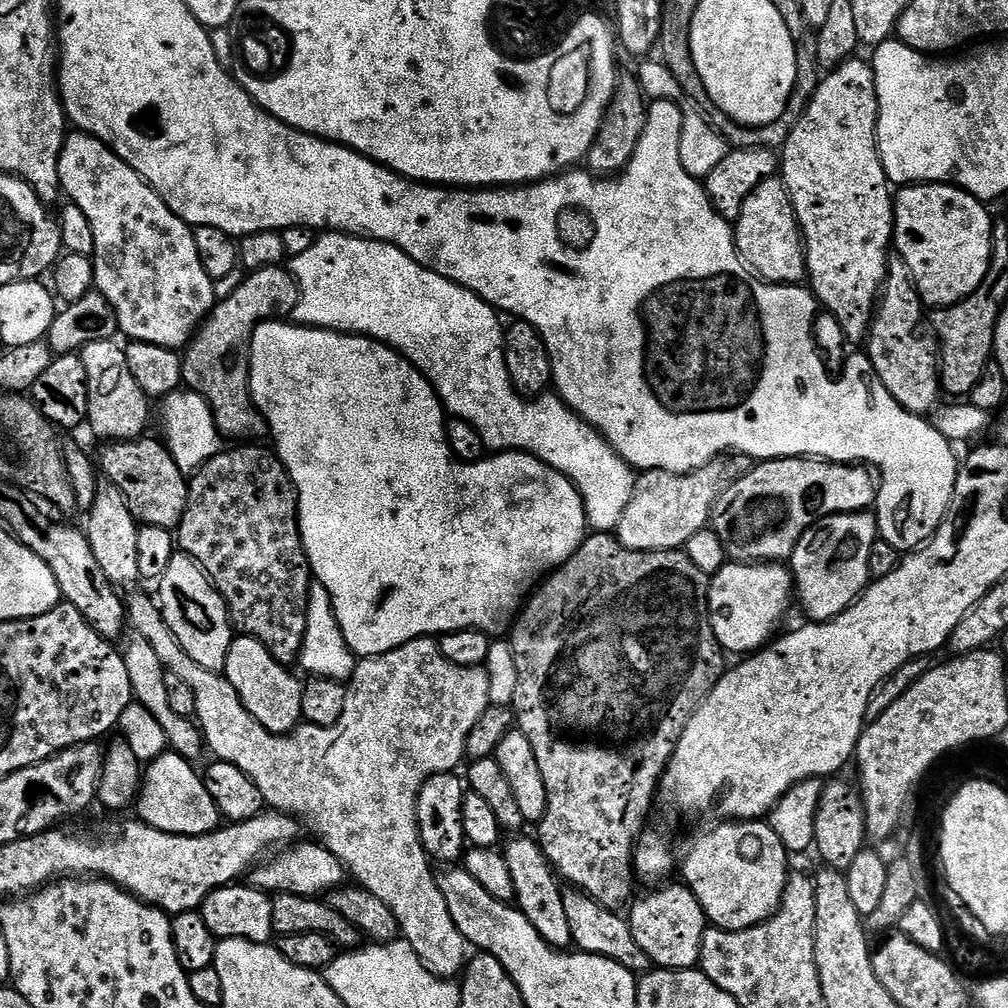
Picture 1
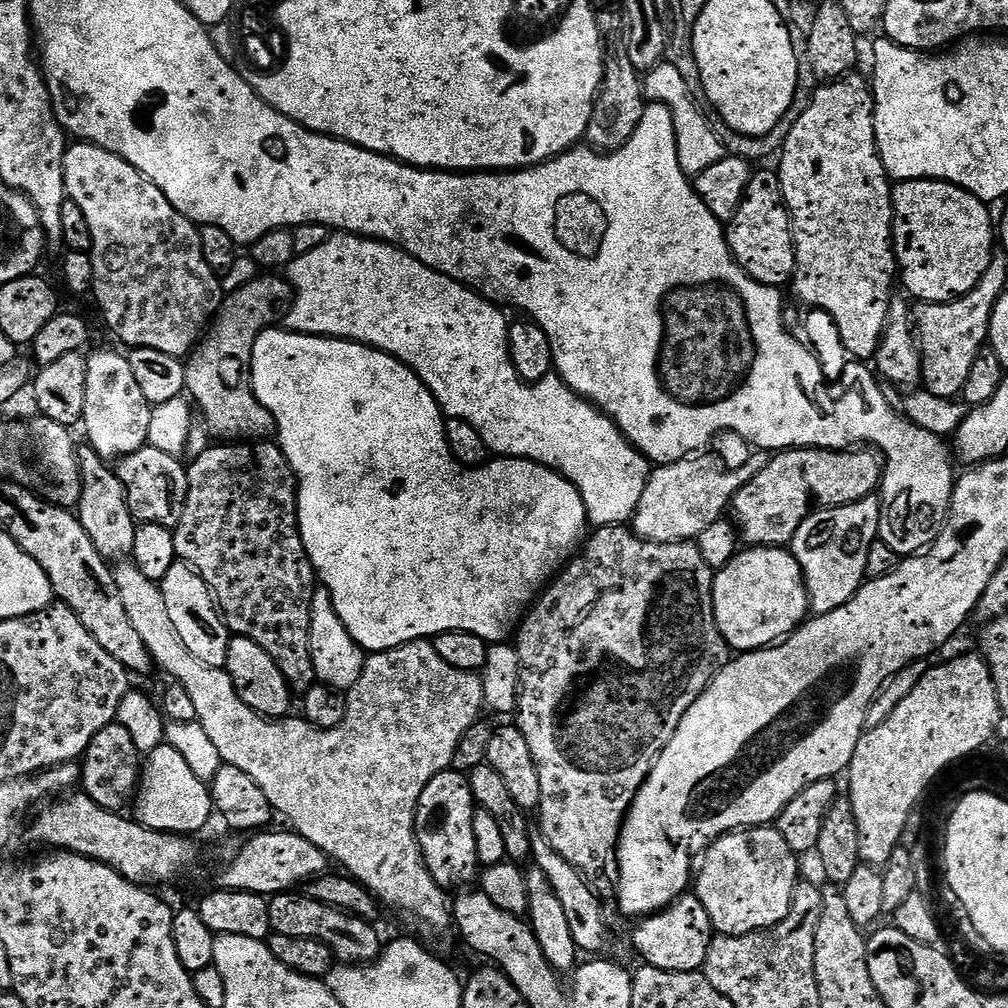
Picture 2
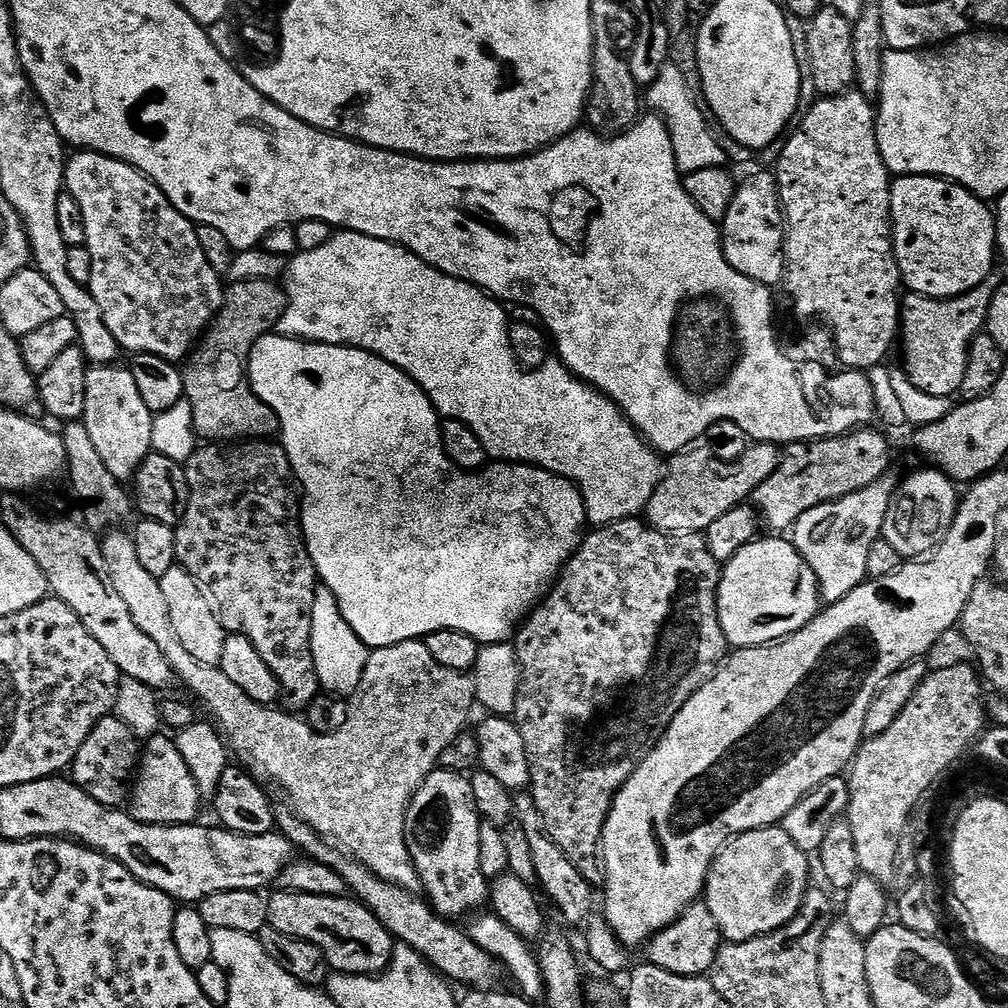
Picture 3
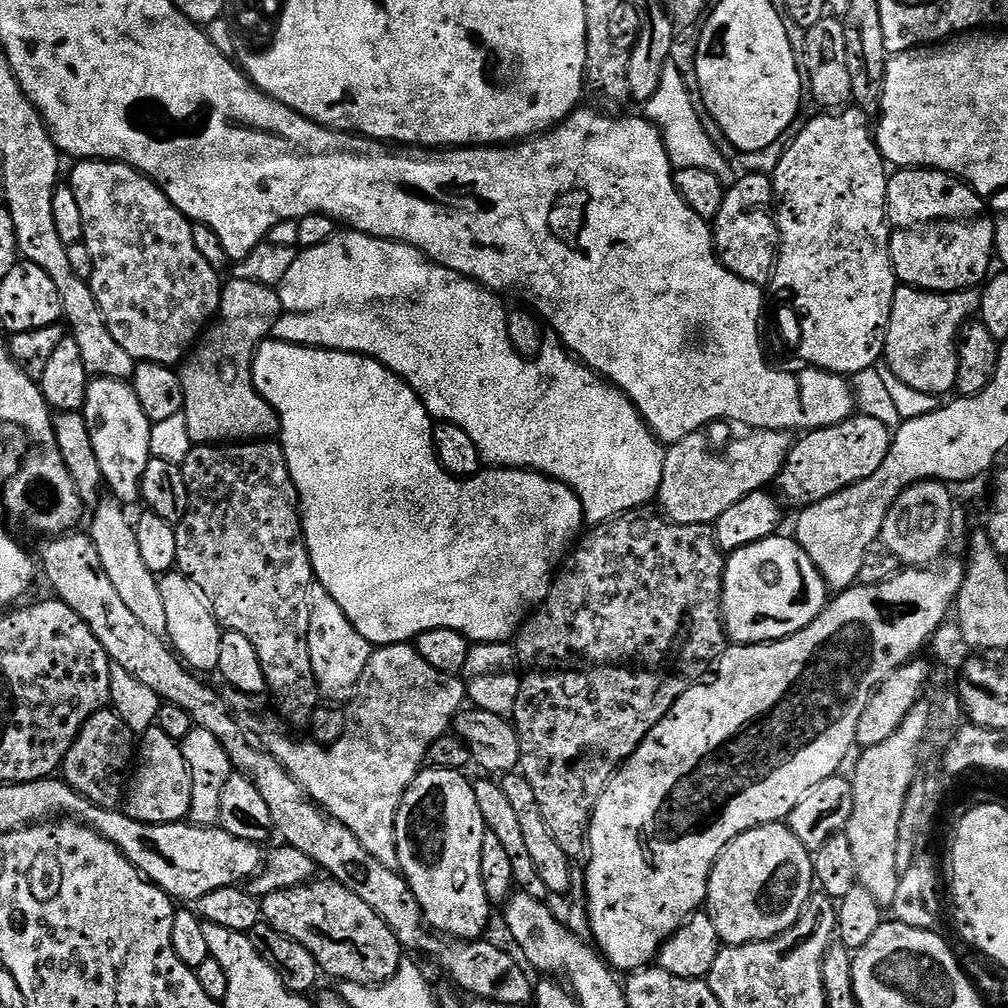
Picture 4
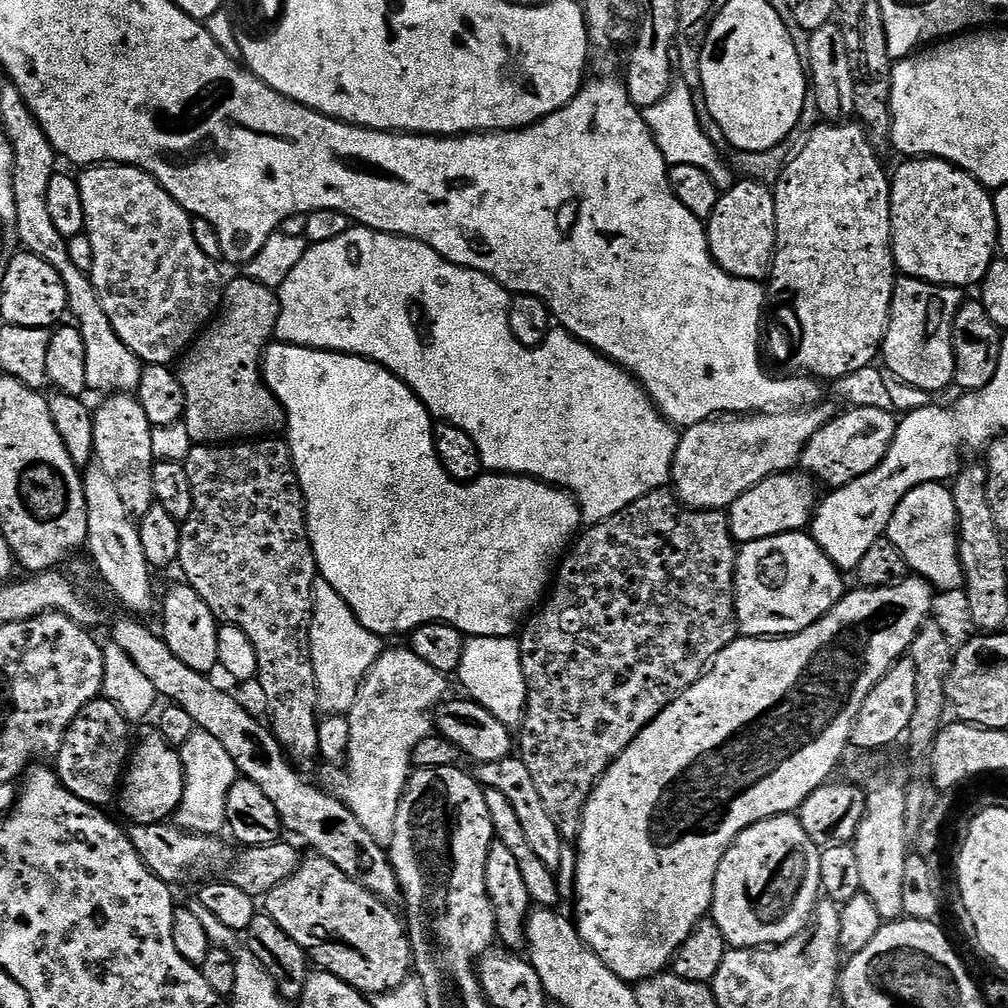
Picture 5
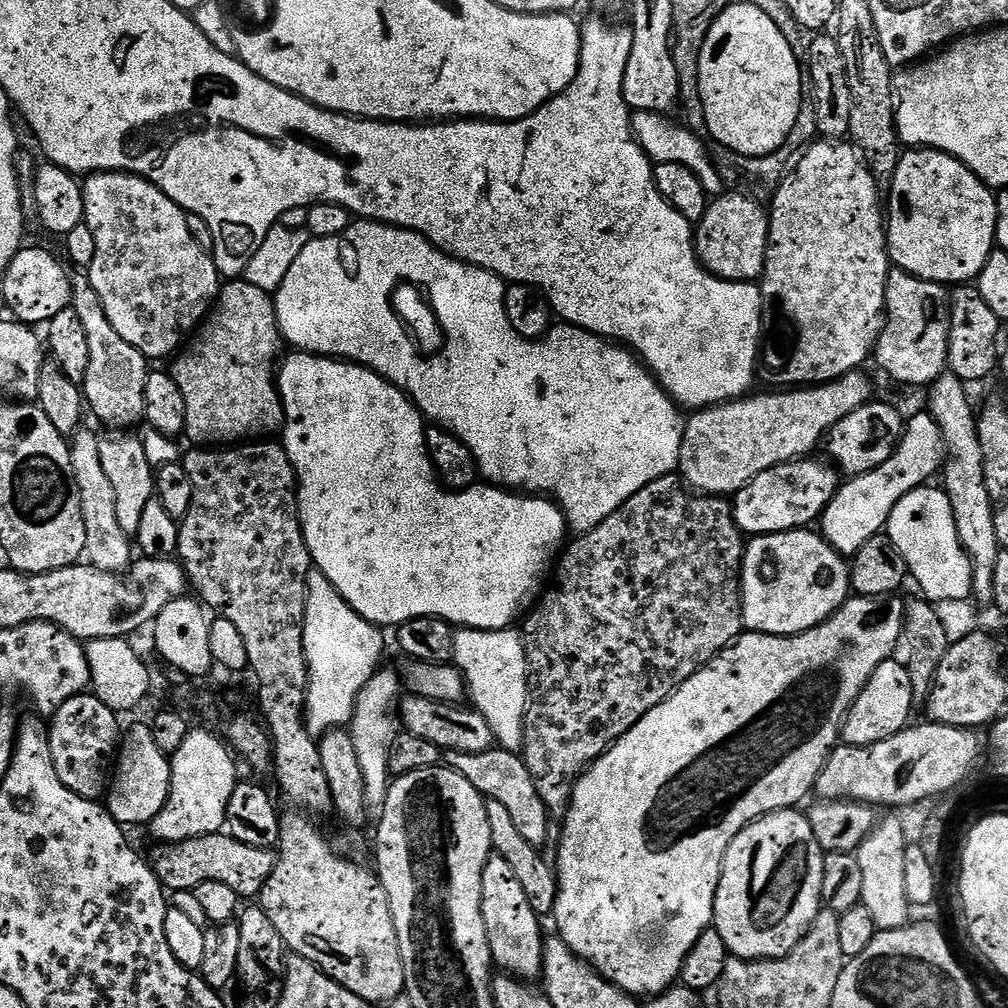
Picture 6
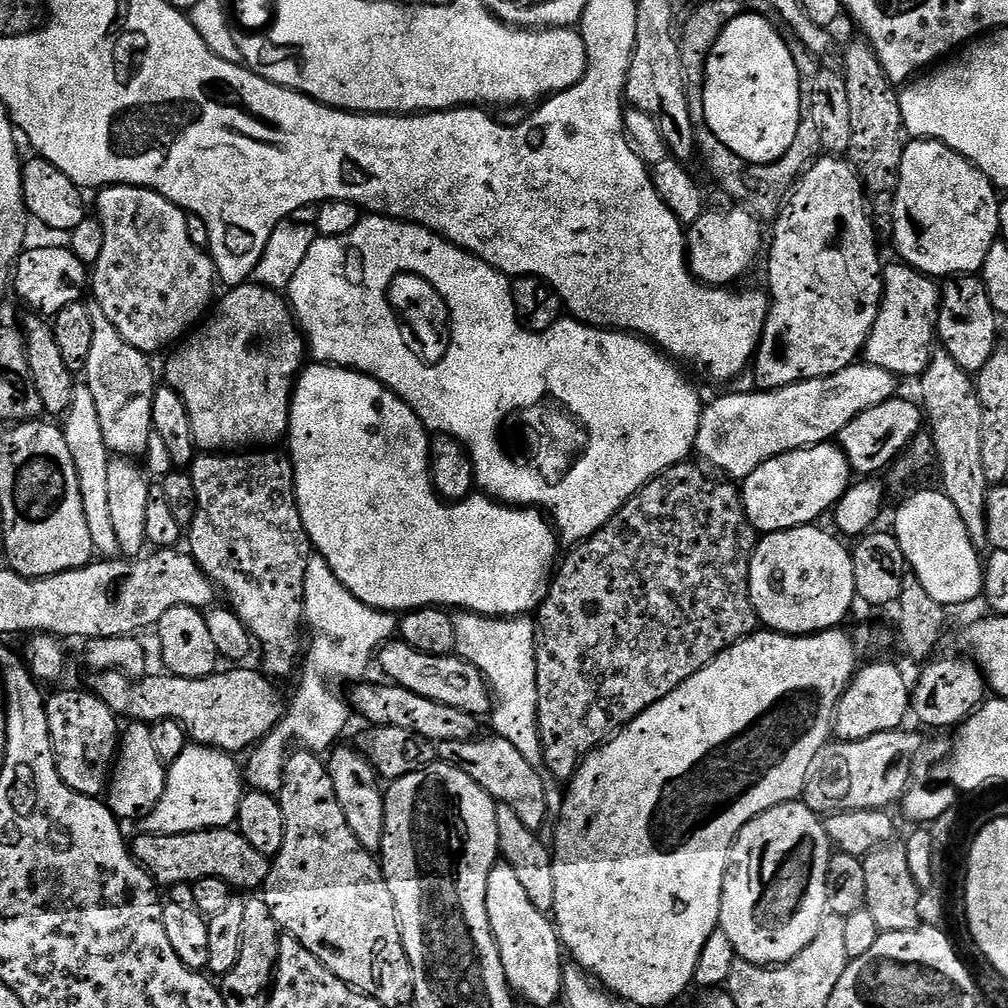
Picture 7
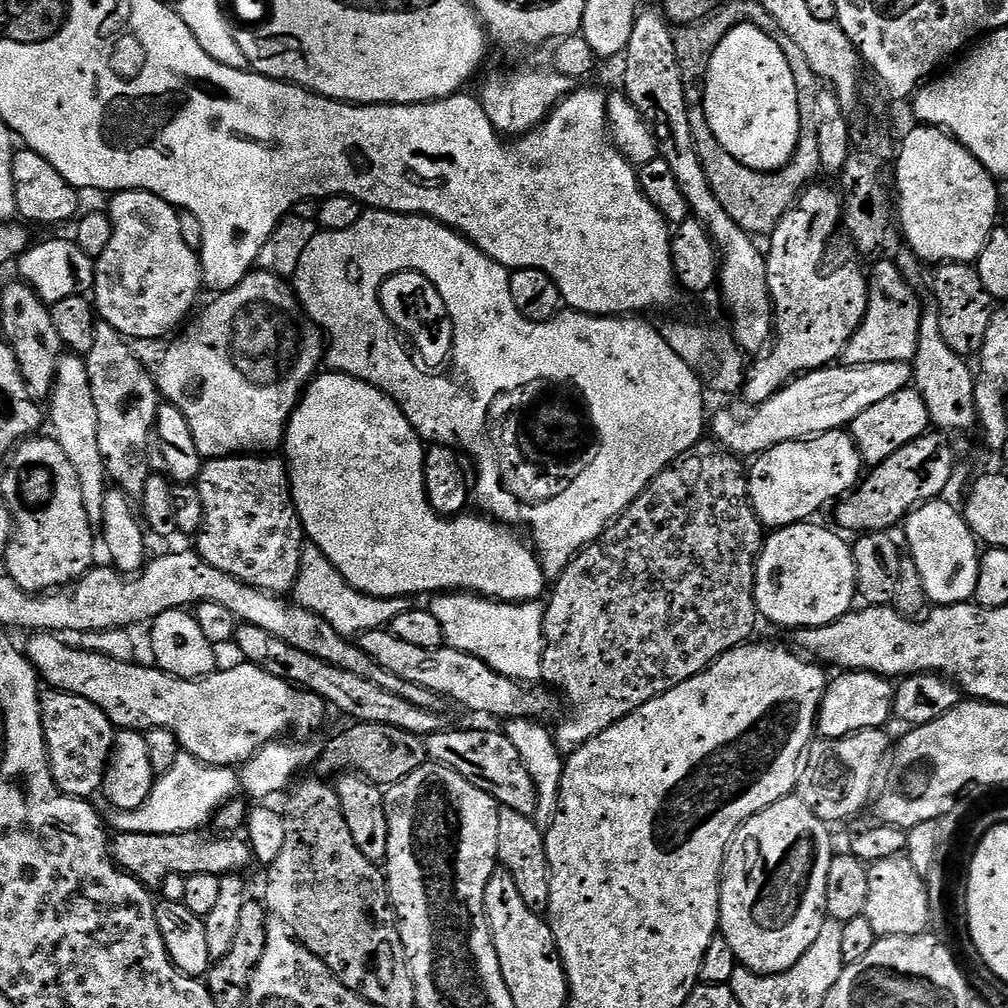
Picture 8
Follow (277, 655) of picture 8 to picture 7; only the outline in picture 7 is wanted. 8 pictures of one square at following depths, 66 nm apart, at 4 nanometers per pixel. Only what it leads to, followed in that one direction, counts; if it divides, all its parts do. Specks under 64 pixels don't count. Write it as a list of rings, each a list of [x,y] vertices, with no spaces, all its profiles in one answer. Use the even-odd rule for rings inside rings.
[[[360,682],[350,695],[350,707],[357,717],[369,720],[369,725],[398,726],[398,730],[410,730],[410,734],[418,734],[439,746],[446,742],[466,742],[475,740],[481,735],[481,721],[475,716],[466,714],[466,710],[454,710],[454,706],[442,706],[442,702],[430,702],[430,698],[422,698],[422,694],[414,694],[414,690],[406,690],[391,682],[384,684],[368,684]]]

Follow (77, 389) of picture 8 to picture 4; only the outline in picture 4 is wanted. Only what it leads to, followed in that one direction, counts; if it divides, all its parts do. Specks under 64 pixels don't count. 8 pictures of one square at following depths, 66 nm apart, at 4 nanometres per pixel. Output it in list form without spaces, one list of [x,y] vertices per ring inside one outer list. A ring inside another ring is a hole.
[[[104,498],[101,499],[99,504],[95,505],[93,512],[96,513],[92,516],[90,535],[94,546],[98,546],[98,554],[102,557],[102,567],[106,569],[110,582],[114,582],[114,590],[118,590],[122,602],[126,602],[126,606],[132,611],[134,618],[138,618],[138,622],[142,622],[142,626],[146,626],[146,630],[150,630],[150,634],[167,637],[166,602],[162,602],[160,581],[157,573],[146,570],[146,562],[142,562],[142,550],[138,550],[138,538],[133,521],[131,519],[128,521],[128,516],[124,513],[127,512],[125,505],[115,498]]]

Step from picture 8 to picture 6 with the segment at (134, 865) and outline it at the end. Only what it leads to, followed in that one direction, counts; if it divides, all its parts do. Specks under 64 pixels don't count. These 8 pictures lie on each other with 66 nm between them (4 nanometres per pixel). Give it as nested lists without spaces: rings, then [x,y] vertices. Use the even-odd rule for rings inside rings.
[[[231,834],[190,838],[181,844],[165,843],[161,848],[164,849],[154,859],[154,871],[169,893],[190,892],[202,882],[222,882],[242,898],[256,898],[266,886],[266,878],[274,874],[278,857],[273,849],[246,846],[246,842],[238,842]]]

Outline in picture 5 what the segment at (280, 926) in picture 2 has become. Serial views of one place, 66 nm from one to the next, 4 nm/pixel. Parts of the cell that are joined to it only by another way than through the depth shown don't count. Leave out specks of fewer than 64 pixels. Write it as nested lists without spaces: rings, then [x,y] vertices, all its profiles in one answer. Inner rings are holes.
[[[305,855],[300,869],[263,897],[262,908],[302,946],[317,969],[342,978],[359,992],[393,992],[413,971],[412,943],[408,941],[405,921],[401,917],[399,920],[393,909],[370,890],[348,880],[326,858]]]

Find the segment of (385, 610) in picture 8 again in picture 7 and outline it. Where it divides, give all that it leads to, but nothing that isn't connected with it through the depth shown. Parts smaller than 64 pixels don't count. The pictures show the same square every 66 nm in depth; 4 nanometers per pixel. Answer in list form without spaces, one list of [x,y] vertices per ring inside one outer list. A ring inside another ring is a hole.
[[[313,554],[306,566],[304,620],[307,627],[309,624],[330,643],[336,644],[336,648],[316,648],[312,652],[313,670],[328,680],[363,681],[377,650],[393,639],[399,629],[399,617],[395,613],[378,611],[354,598],[319,554]]]

